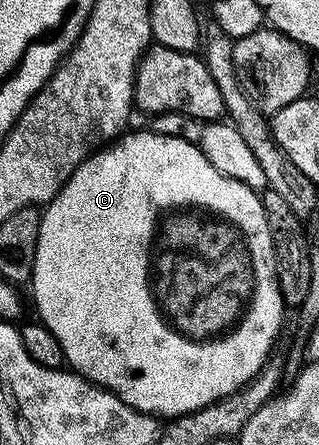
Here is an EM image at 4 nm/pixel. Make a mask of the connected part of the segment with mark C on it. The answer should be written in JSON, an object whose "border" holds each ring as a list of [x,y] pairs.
{"border":[[[154,130],[126,136],[88,156],[50,204],[42,209],[35,268],[31,271],[29,288],[35,291],[38,319],[51,331],[53,338],[61,342],[70,371],[79,373],[100,388],[106,388],[138,412],[149,412],[156,418],[174,418],[201,410],[233,394],[238,388],[244,388],[259,373],[268,356],[272,355],[274,348],[271,347],[279,336],[285,311],[277,282],[275,243],[269,222],[265,222],[262,195],[256,189],[245,186],[245,182],[237,182],[221,174],[221,170],[217,170],[217,166],[205,158],[198,143]]]}

